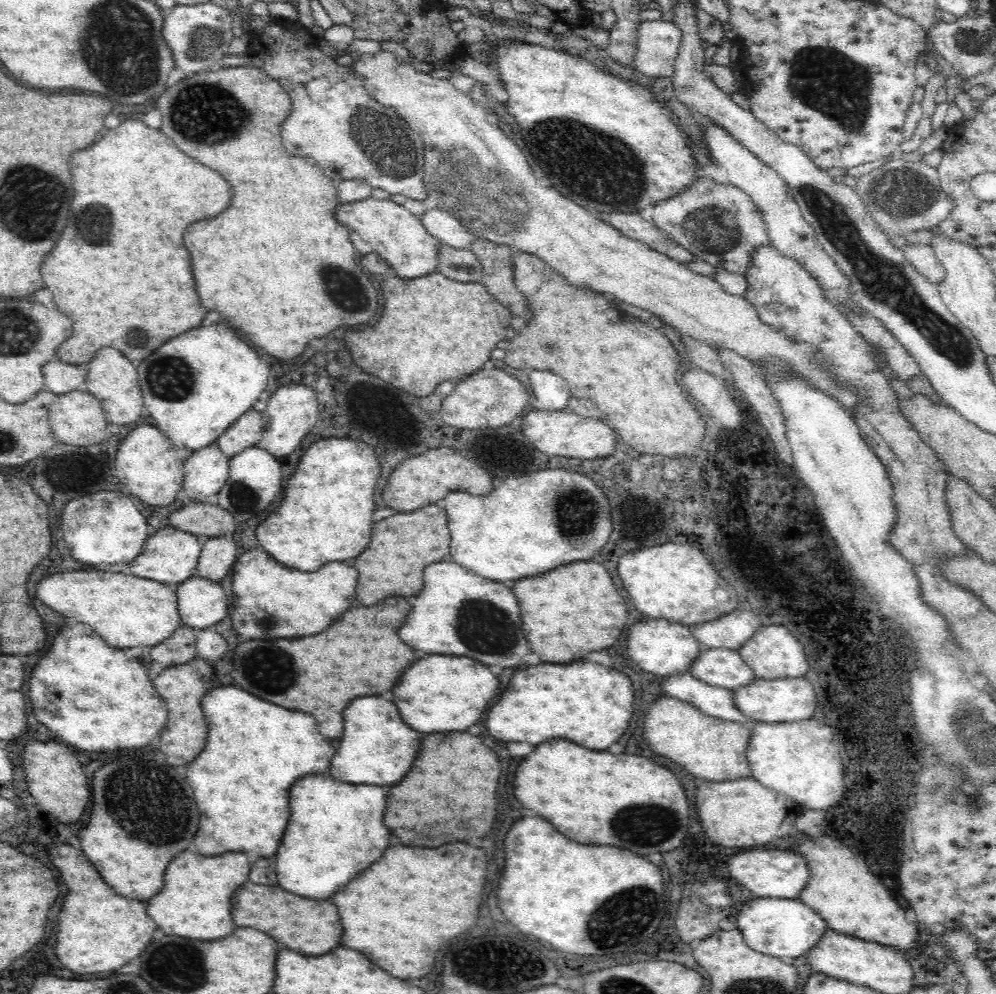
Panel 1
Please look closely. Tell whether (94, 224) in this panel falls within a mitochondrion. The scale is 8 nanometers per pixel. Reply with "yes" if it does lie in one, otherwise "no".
yes

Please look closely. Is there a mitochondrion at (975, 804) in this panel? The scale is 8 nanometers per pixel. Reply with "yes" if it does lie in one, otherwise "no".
yes

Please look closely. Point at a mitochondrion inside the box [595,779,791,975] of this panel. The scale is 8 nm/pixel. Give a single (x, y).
(626, 822)

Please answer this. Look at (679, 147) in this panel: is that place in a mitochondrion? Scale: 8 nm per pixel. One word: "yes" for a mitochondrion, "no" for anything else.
no

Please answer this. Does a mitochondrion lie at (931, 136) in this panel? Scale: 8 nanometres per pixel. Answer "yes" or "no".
no

